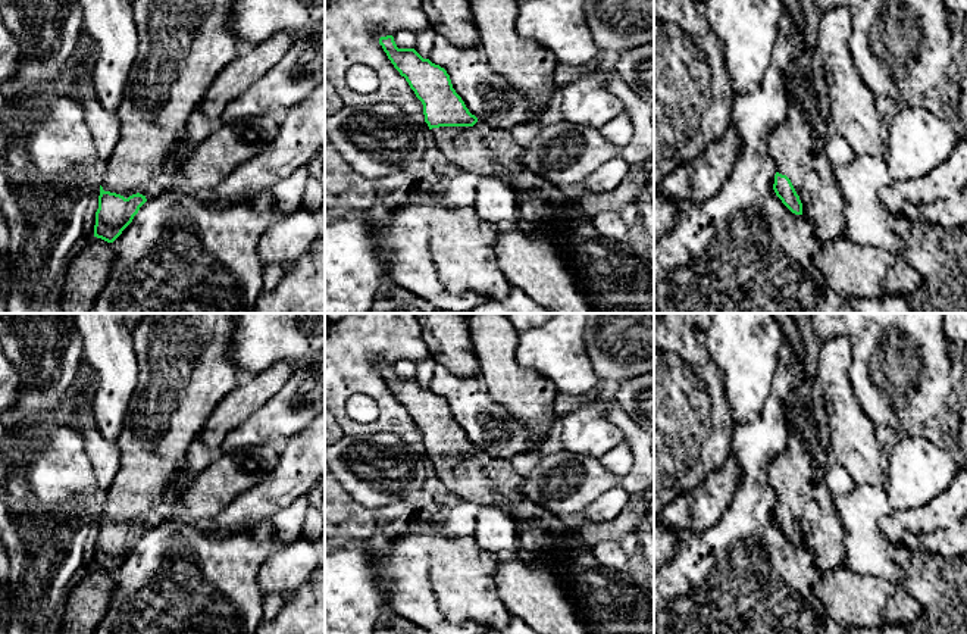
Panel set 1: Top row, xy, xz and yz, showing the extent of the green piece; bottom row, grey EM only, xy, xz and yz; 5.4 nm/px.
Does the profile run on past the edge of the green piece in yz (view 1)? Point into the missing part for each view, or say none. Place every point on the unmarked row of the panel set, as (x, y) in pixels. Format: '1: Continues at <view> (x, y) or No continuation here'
1: Continues at yz (798, 474)

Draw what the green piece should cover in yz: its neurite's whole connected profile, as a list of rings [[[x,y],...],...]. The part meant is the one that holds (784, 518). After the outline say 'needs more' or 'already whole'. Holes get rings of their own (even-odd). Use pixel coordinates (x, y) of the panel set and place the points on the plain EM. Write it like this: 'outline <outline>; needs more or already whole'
outline [[[808,375],[786,400],[788,443],[767,469],[776,493],[773,519],[795,544],[805,544],[819,571],[841,566],[846,534],[826,484],[830,431],[824,403]]]; needs more

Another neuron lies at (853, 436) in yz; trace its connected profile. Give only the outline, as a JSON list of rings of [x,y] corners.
[[[839,335],[822,341],[816,384],[824,403],[830,431],[830,449],[836,465],[842,466],[855,484],[886,487],[882,468],[882,446],[876,425],[864,413],[849,381],[852,347]]]

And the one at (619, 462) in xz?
[[[625,443],[616,447],[613,453],[603,456],[600,460],[605,469],[622,480],[633,465],[633,453],[630,446]]]

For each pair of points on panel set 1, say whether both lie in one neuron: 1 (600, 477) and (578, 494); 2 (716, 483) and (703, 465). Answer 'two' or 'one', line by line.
1: one
2: two

